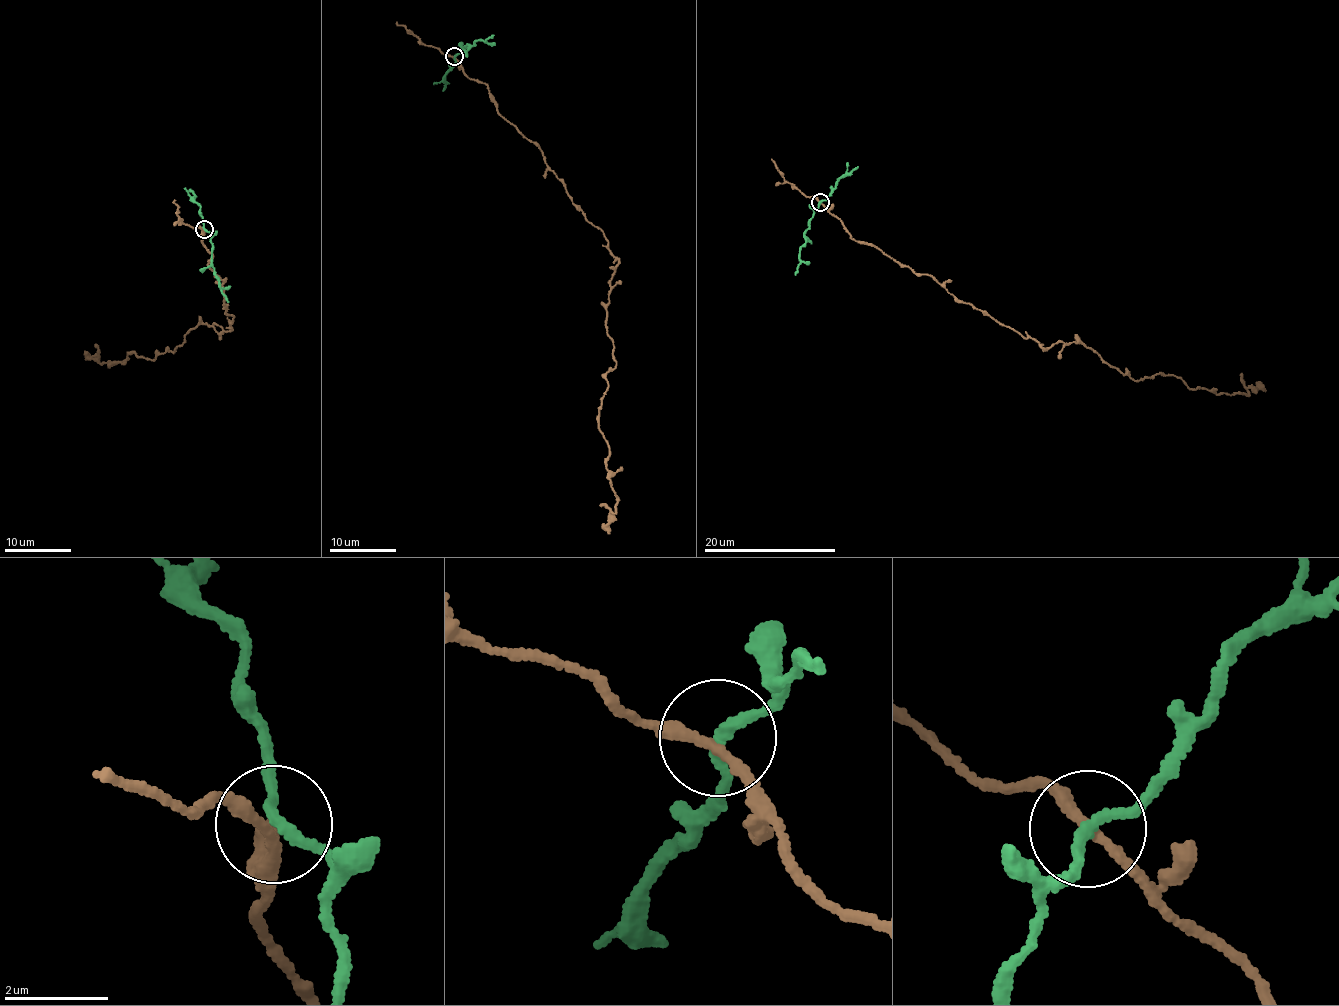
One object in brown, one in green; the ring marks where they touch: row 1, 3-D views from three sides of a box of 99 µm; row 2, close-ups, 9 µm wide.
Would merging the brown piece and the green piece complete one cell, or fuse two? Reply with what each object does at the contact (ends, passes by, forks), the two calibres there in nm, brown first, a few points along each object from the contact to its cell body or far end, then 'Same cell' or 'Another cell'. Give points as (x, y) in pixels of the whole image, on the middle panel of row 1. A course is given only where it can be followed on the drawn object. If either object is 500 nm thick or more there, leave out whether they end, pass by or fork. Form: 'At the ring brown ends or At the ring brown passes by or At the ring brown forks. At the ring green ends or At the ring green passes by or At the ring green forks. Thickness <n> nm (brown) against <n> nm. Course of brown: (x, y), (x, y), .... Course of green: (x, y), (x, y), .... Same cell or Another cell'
At the ring brown passes by. At the ring green passes by. Thickness 200 nm (brown) against 190 nm. Course of brown: (454, 56), (541, 151), (618, 262), (605, 325), (615, 367), (598, 420), (616, 495), (609, 534). Course of green: (454, 56), (495, 35). Another cell

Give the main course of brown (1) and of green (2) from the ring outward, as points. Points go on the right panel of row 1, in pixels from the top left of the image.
1: (819, 202), (857, 241), (927, 275), (1043, 347), (1083, 343), (1136, 381), (1175, 375), (1190, 389), (1266, 392)
2: (819, 202), (805, 238), (796, 275)

